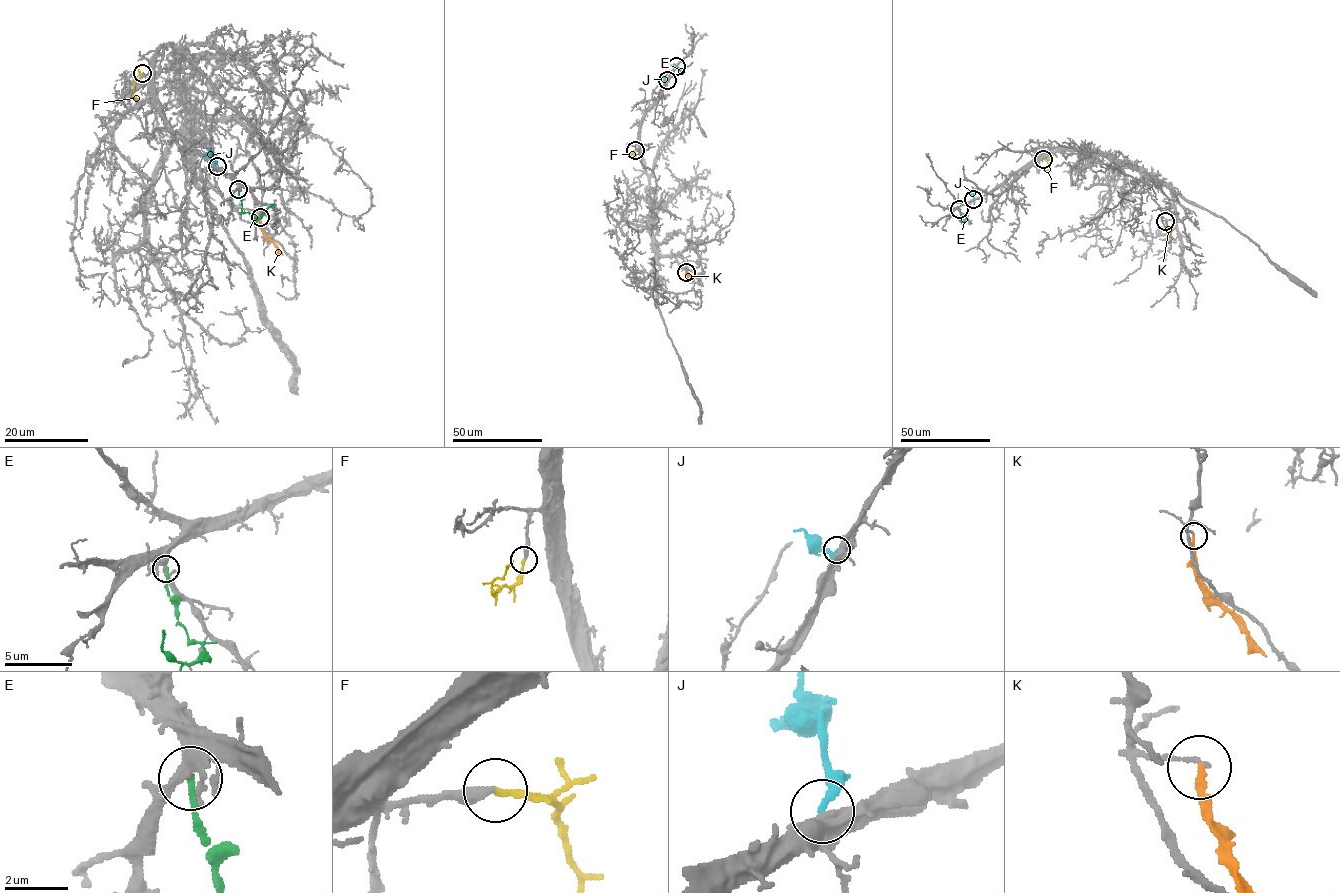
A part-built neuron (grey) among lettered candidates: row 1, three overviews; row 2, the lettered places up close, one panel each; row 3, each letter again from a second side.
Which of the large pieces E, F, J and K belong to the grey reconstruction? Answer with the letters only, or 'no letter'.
F

